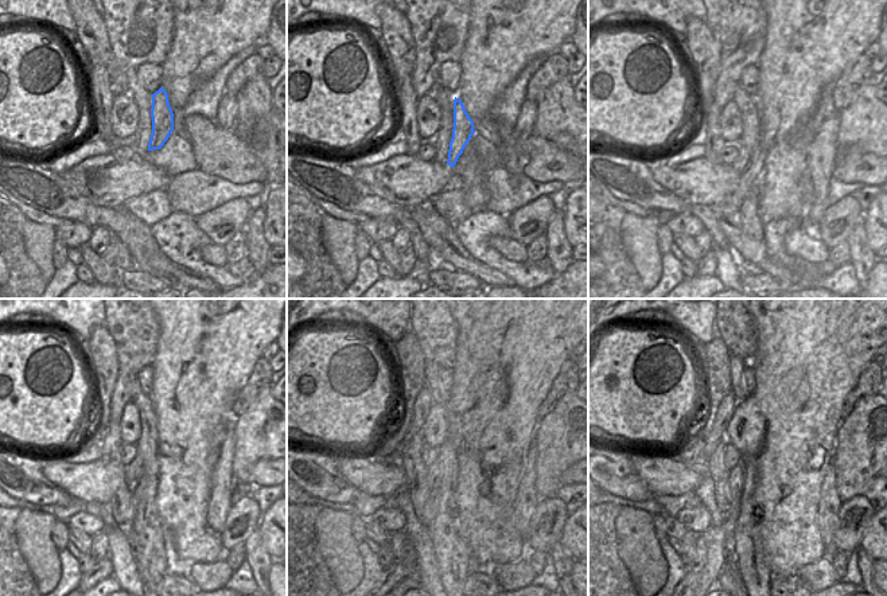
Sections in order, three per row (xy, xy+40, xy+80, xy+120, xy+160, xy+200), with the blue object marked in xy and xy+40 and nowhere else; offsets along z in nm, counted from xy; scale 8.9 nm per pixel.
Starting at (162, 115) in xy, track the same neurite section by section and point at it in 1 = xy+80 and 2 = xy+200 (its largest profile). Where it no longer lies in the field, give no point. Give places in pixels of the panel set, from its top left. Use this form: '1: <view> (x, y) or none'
1: xy+80 (754, 168)
2: xy+200 (719, 540)

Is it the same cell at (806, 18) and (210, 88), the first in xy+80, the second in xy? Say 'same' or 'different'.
different

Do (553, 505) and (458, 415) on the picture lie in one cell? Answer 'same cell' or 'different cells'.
different cells

